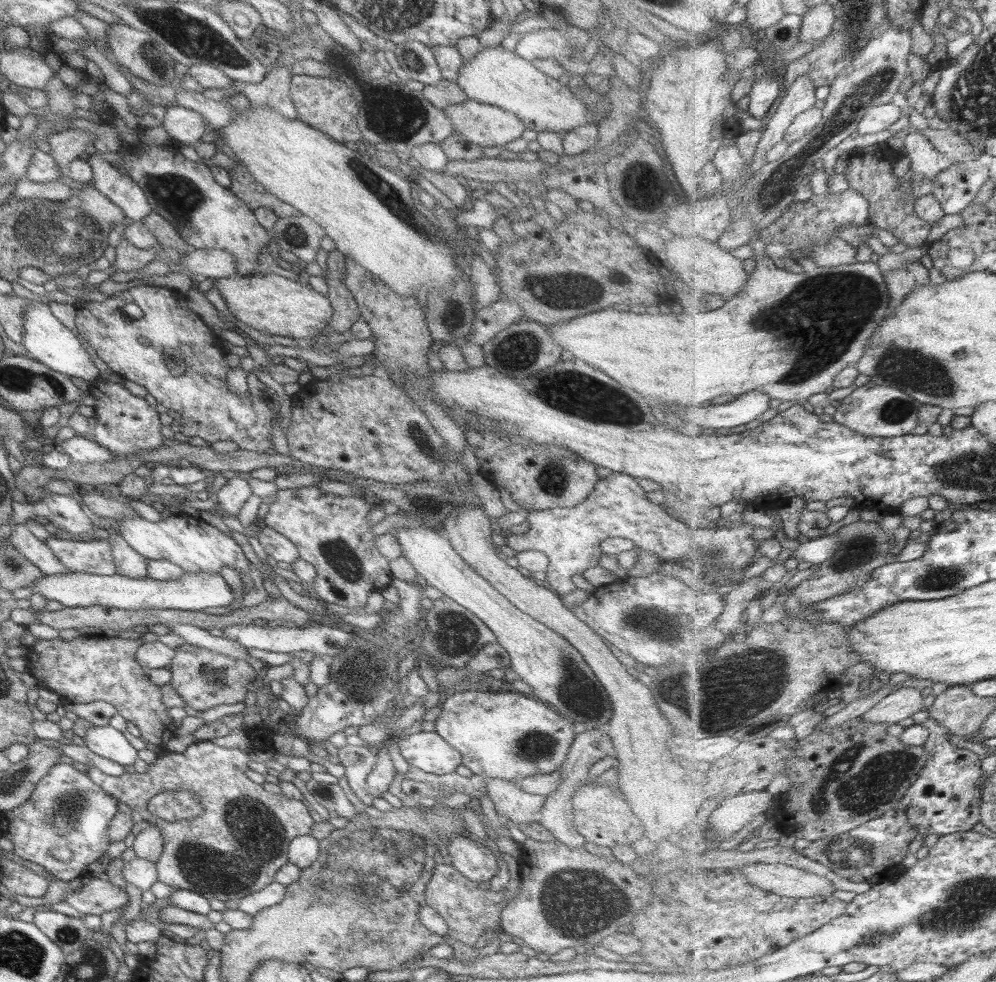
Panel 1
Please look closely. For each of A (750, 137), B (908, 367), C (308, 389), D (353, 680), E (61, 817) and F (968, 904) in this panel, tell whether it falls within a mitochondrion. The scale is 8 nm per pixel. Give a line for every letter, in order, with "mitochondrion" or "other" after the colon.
A: other
B: mitochondrion
C: other
D: mitochondrion
E: mitochondrion
F: mitochondrion

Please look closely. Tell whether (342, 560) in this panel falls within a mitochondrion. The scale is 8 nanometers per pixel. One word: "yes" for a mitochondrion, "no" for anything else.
yes

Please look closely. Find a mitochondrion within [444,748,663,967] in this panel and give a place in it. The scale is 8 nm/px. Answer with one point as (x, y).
(574, 906)

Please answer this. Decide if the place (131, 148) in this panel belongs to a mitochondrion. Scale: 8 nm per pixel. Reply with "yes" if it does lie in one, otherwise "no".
no

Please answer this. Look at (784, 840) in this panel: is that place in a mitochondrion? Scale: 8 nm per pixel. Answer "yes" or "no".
no

